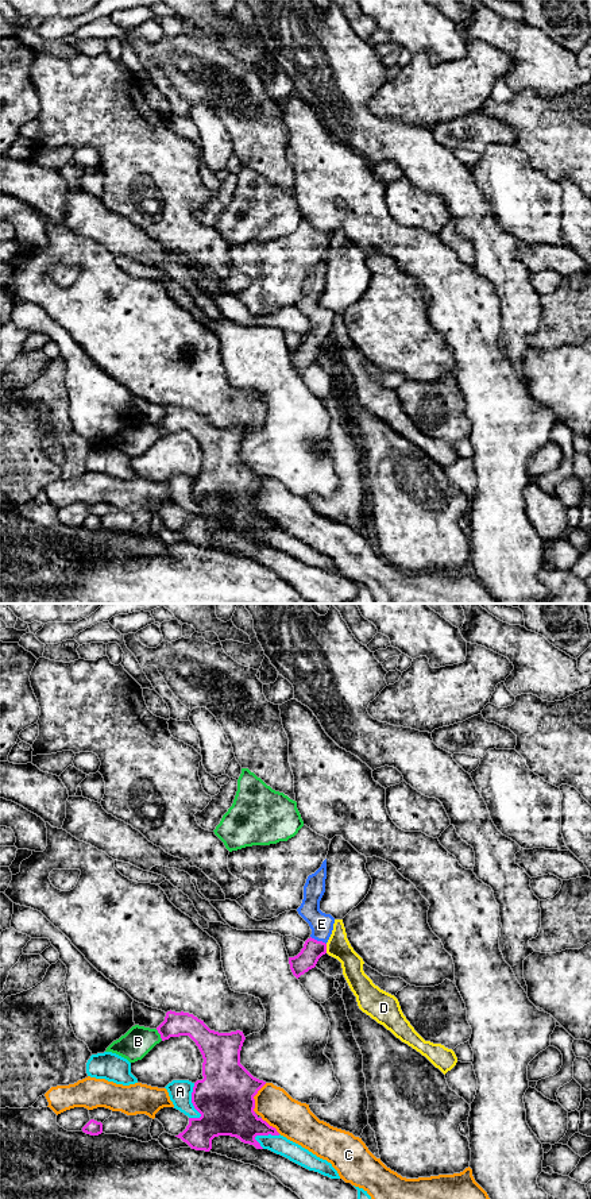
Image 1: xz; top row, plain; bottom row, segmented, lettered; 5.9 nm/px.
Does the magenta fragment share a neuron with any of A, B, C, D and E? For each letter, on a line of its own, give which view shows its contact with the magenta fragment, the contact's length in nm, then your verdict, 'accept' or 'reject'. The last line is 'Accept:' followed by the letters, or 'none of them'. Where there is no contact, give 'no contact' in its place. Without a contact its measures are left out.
A: contact in xz; length 220 nm; reject
B: contact in xz; length 80 nm; reject
C: contact in xz; length 190 nm; reject
D: contact in xz; length 60 nm; reject
E: contact in xz; length 110 nm; accept
Accept: E

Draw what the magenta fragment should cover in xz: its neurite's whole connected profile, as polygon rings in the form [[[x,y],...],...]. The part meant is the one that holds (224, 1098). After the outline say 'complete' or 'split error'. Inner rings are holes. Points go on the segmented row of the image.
[[[171,1010],[157,1030],[162,1041],[189,1036],[204,1059],[204,1079],[194,1083],[192,1092],[192,1103],[201,1117],[189,1118],[186,1129],[175,1137],[192,1149],[209,1152],[212,1140],[219,1136],[236,1137],[256,1149],[263,1149],[256,1136],[279,1136],[254,1111],[254,1096],[266,1082],[254,1077],[240,1064],[243,1032],[219,1033],[193,1014]]]; complete

